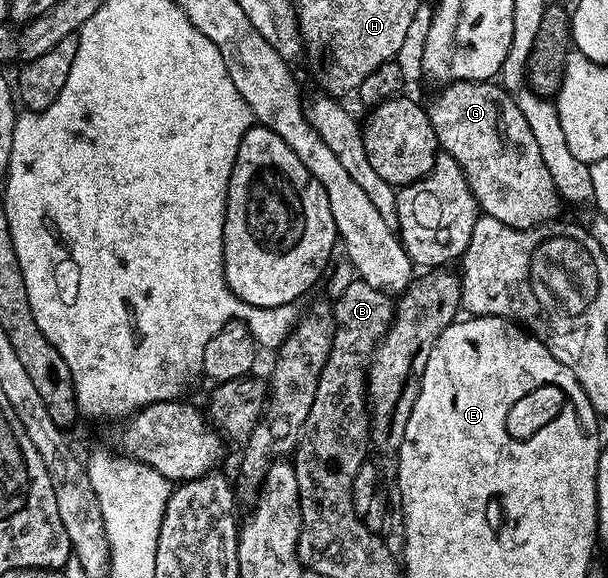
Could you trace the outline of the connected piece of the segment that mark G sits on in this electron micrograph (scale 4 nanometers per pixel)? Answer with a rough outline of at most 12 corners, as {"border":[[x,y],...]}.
{"border":[[451,82],[427,103],[480,210],[519,229],[563,200],[516,98]]}

